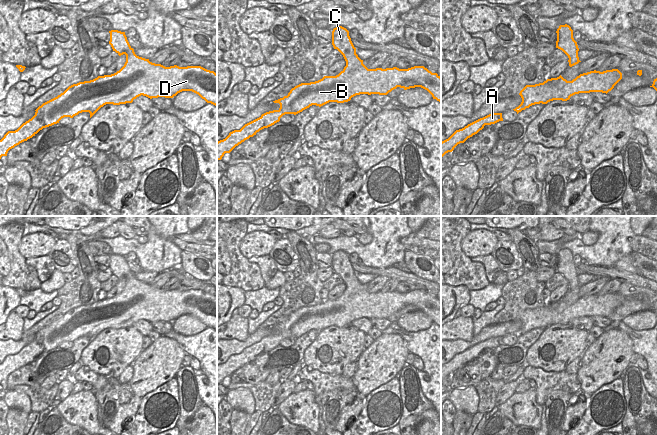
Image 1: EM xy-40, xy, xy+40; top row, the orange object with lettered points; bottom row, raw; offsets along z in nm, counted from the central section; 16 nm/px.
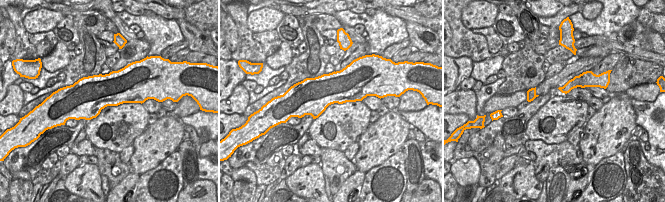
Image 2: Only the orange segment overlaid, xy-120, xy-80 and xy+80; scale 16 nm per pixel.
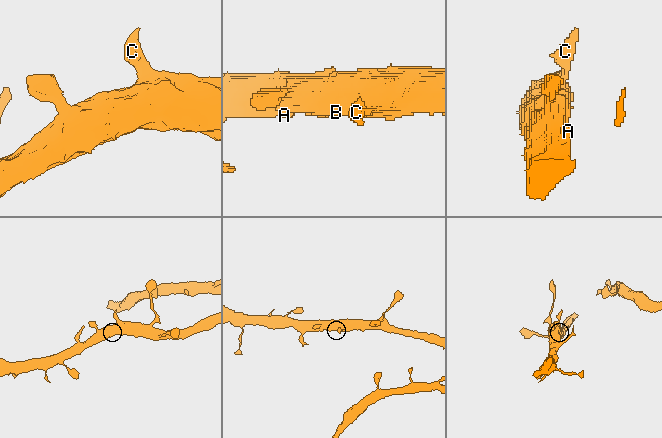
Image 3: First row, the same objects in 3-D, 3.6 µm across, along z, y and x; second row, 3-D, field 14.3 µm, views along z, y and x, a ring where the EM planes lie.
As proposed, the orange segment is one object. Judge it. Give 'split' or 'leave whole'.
leave whole

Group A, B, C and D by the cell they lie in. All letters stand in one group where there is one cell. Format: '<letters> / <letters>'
A B C D

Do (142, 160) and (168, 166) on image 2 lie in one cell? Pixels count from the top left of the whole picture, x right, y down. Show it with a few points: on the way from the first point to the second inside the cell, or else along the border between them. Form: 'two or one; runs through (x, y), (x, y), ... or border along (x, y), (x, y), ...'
two; border along (176, 149), (155, 167), (140, 175)

